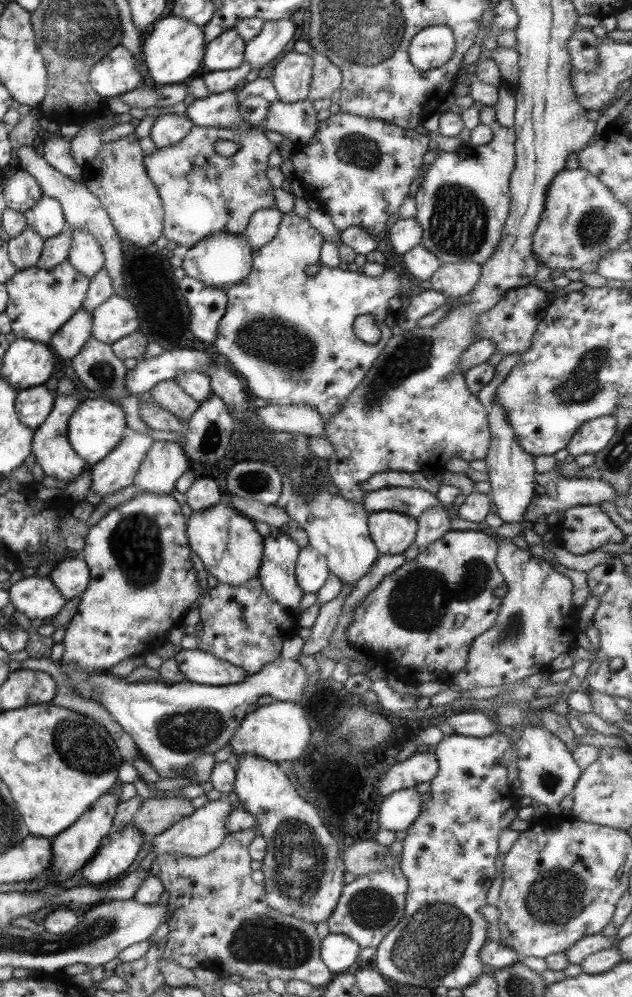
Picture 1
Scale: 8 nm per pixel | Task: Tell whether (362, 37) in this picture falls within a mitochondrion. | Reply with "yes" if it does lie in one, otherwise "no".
yes

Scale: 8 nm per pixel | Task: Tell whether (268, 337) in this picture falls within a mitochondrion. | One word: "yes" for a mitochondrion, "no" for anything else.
yes

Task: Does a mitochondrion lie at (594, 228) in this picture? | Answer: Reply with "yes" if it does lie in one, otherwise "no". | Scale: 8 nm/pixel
yes

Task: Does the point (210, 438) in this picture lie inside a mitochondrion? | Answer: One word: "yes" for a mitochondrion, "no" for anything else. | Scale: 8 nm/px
yes

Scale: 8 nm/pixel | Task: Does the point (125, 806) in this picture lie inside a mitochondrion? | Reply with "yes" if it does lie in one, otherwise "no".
no

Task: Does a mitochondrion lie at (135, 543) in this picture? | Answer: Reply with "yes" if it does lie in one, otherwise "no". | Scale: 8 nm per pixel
yes

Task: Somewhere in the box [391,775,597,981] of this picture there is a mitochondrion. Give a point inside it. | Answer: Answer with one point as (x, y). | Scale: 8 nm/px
(558, 896)

